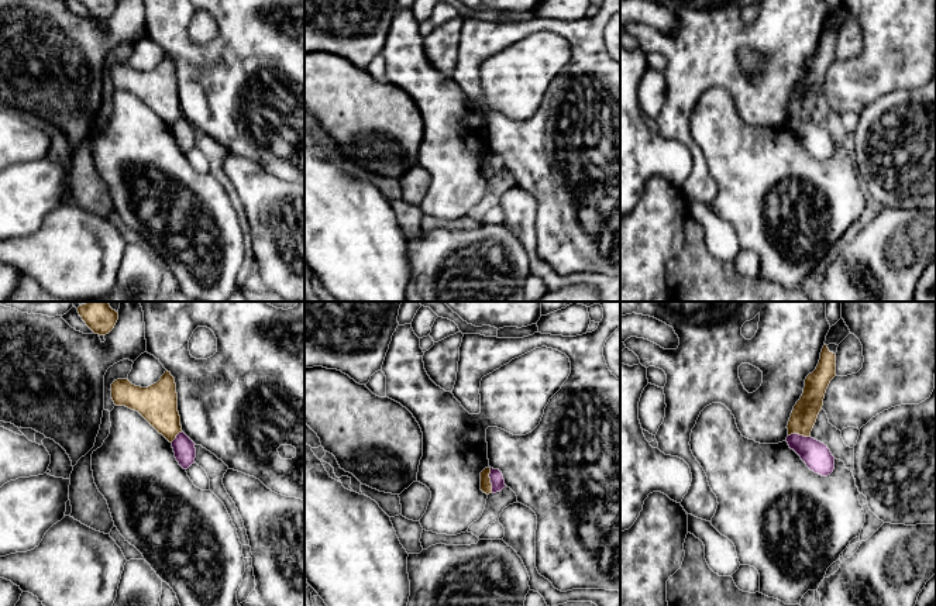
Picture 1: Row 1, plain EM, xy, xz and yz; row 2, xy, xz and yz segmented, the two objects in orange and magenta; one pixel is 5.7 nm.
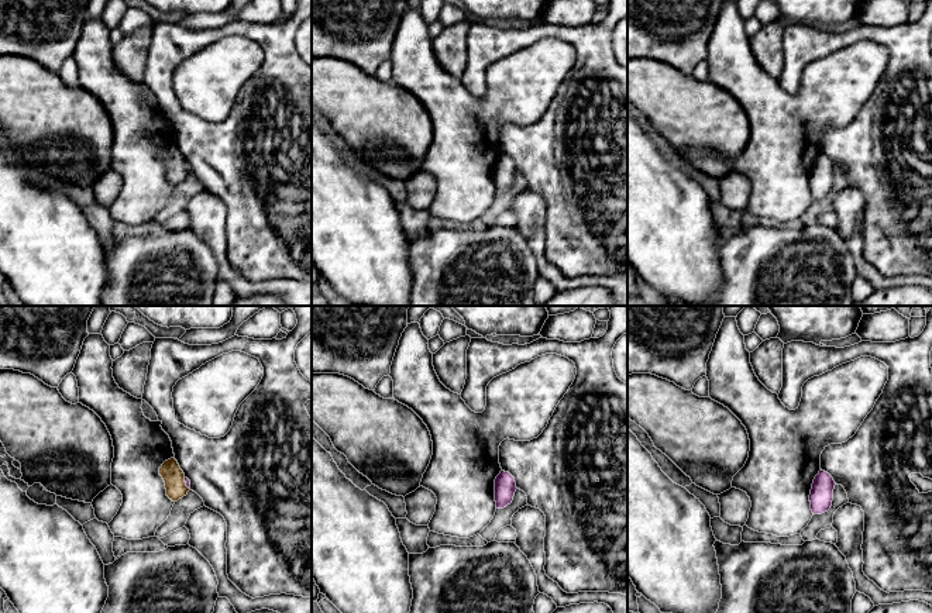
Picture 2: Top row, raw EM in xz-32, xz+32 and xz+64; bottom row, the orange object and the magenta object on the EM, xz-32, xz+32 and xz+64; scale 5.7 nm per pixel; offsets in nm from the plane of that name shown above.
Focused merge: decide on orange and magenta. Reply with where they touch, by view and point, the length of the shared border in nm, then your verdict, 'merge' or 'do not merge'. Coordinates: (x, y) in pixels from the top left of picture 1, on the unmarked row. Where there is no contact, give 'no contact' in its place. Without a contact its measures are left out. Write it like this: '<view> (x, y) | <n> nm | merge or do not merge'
xz (489, 165) | 140 nm | do not merge

